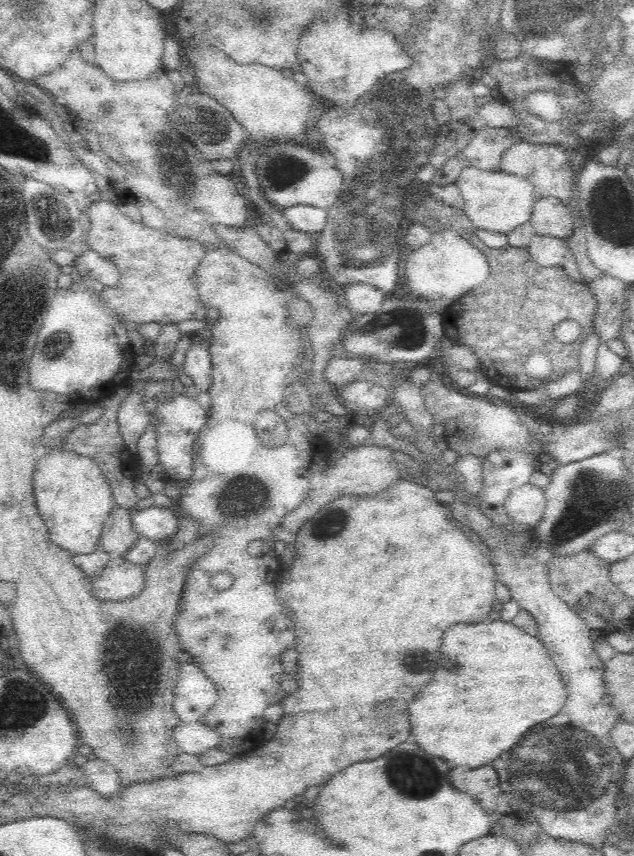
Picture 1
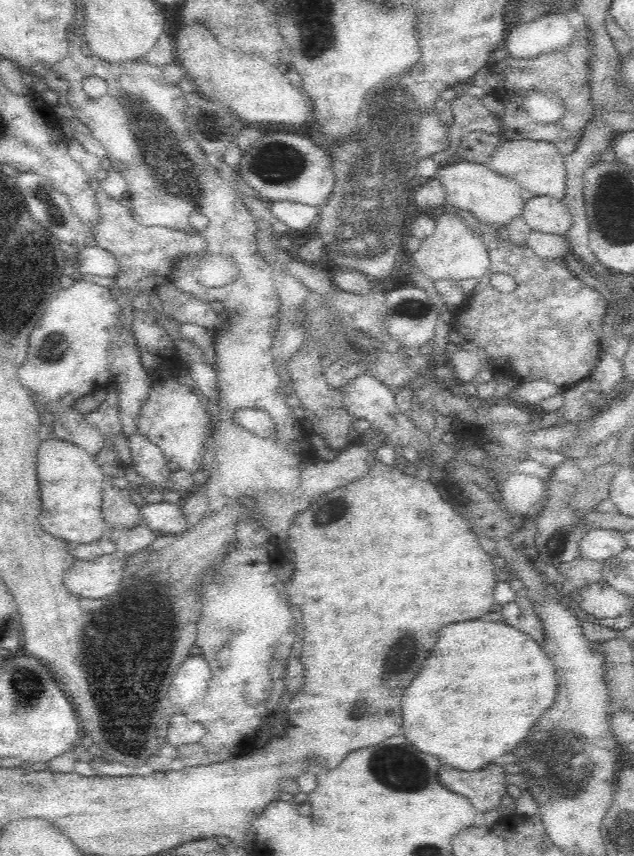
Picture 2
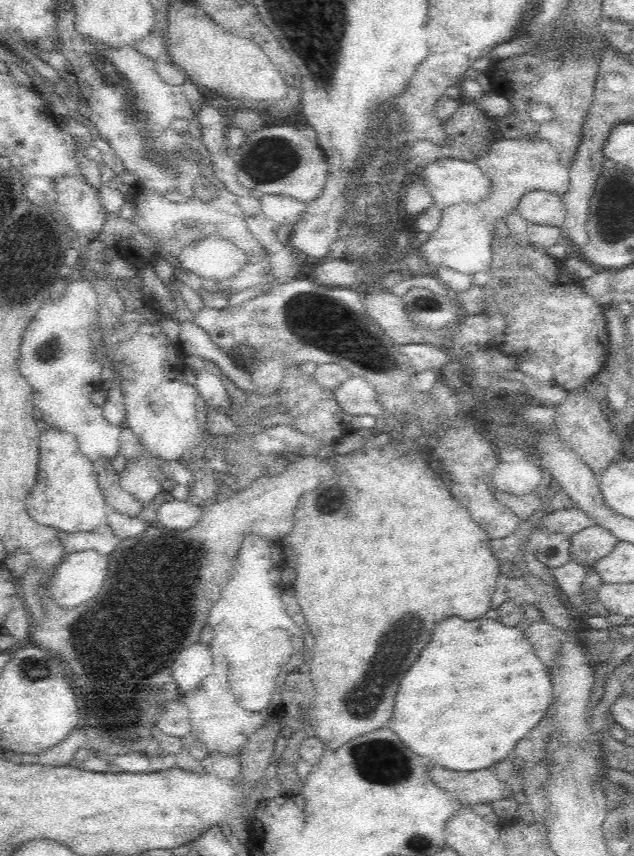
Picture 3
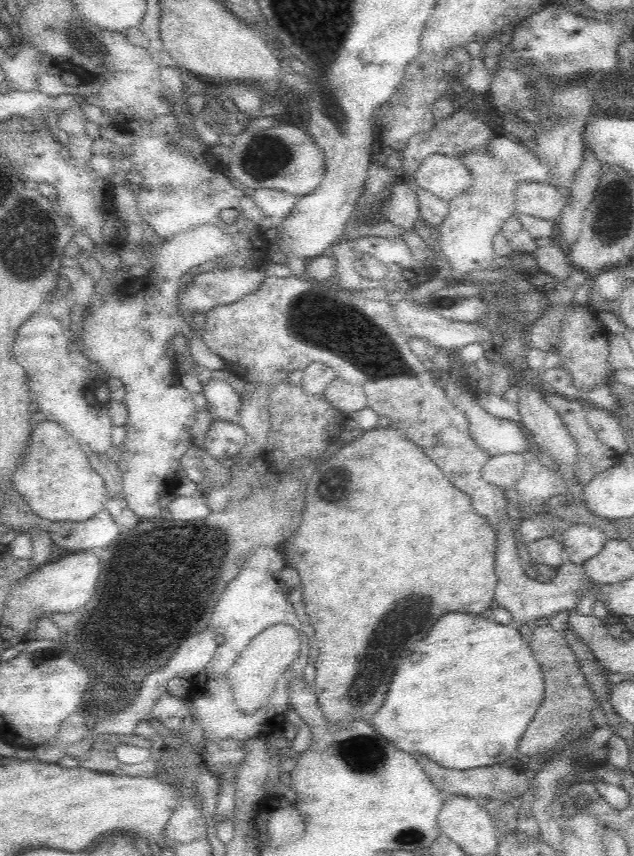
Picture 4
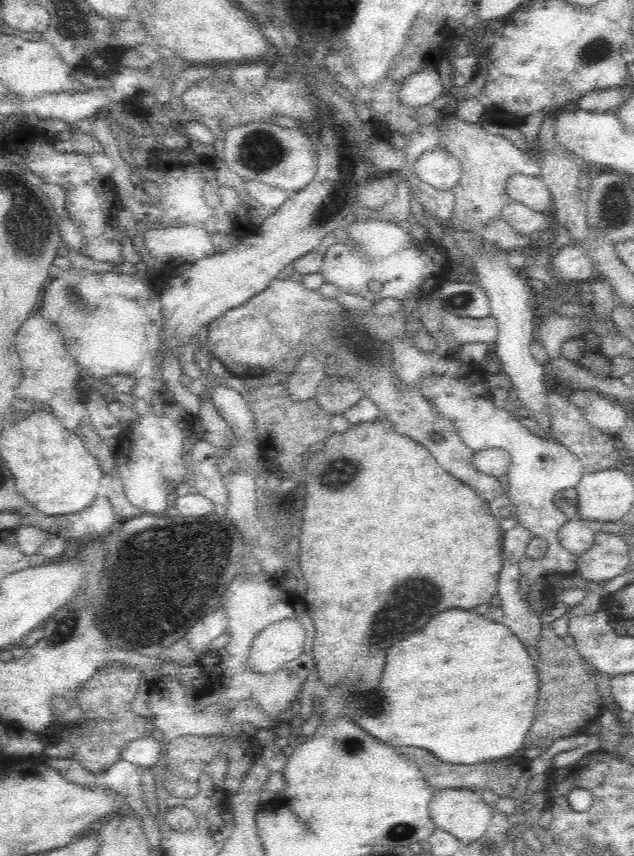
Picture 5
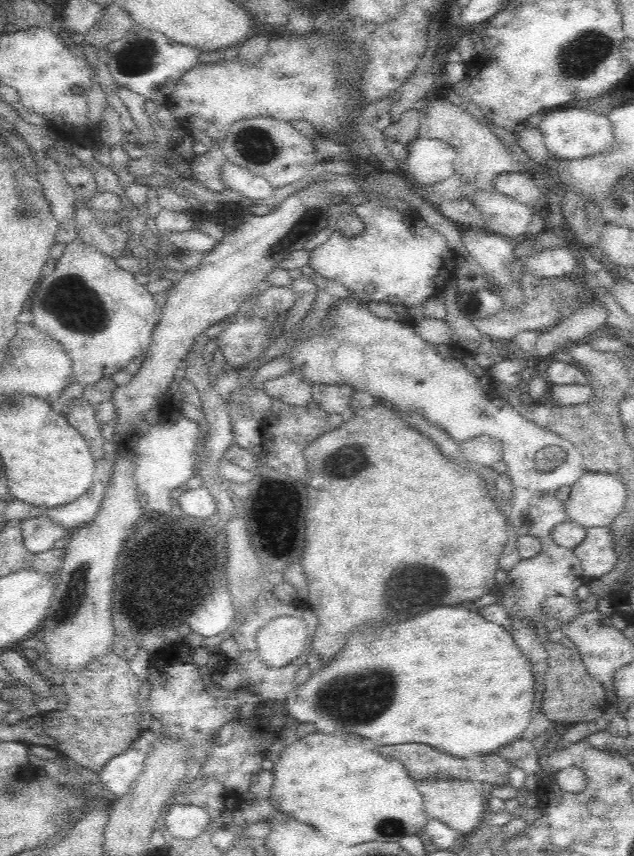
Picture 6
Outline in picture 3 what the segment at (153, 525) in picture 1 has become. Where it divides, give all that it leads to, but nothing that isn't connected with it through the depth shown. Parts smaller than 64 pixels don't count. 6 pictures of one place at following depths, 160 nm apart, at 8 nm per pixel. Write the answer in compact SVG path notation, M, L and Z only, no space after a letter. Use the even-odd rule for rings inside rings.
M172 500L161 506L152 507L149 512L148 516L154 516L150 519L156 524L174 530L186 530L196 524L196 520L200 518L202 507L189 503L188 500L184 502Z

